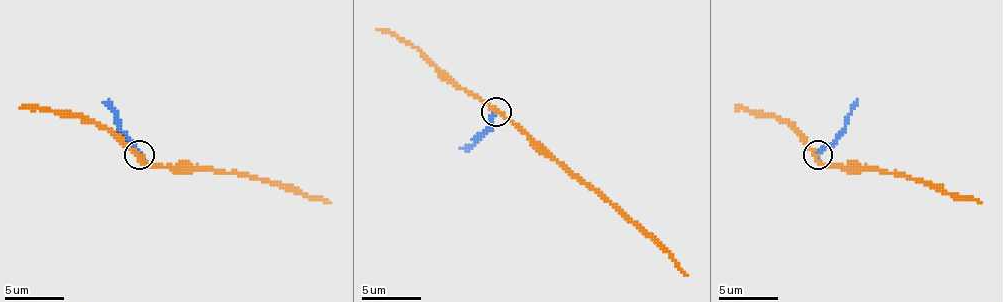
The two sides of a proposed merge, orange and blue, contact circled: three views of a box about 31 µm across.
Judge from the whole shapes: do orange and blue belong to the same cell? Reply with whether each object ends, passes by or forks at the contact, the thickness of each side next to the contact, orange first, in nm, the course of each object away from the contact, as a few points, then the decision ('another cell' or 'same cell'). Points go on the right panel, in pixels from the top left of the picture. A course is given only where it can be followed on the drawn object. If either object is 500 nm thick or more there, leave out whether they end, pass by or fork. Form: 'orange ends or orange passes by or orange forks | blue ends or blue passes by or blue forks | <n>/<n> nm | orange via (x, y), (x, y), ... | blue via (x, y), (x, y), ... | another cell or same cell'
orange passes by | blue ends | 240/240 nm | orange via (818, 155), (830, 167), (863, 167), (895, 173), (940, 185), (948, 194), (981, 203) | blue via (818, 155), (842, 132), (857, 99) | another cell

